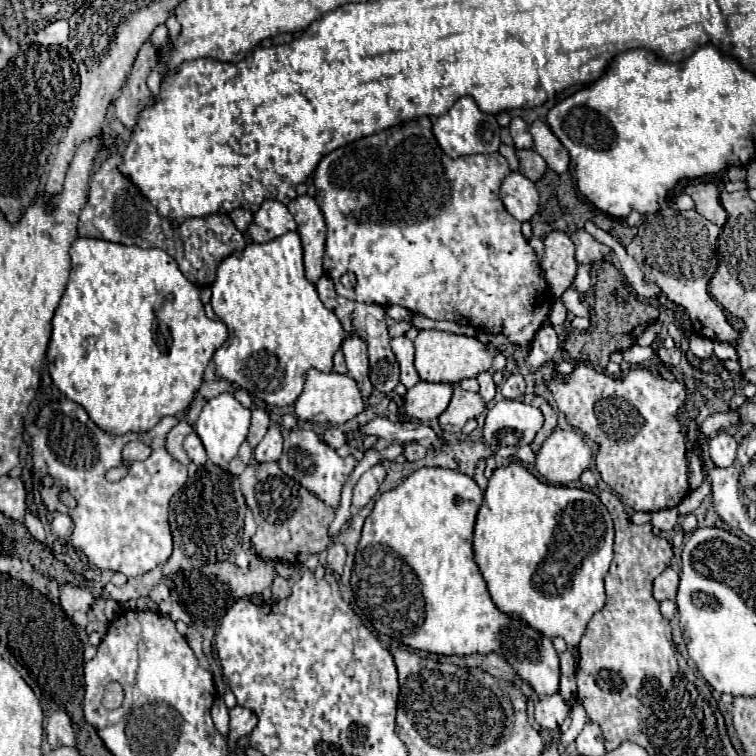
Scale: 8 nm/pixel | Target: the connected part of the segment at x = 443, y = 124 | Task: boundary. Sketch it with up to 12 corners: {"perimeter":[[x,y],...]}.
{"perimeter":[[461,97],[433,123],[449,157],[495,153],[495,115]]}

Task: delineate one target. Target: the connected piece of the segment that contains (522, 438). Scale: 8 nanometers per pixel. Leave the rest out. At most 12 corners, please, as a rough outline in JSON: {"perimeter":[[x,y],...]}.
{"perimeter":[[503,399],[489,409],[483,433],[507,459],[529,445],[539,409]]}

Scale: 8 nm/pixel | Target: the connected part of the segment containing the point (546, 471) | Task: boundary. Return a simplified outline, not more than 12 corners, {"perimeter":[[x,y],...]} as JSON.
{"perimeter":[[555,429],[535,457],[553,485],[577,481],[591,449],[573,429]]}

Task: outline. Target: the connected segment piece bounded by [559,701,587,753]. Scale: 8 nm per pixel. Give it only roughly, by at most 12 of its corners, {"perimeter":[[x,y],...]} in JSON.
{"perimeter":[[577,701],[571,725],[561,735],[559,753],[581,733],[587,723],[585,707]]}

